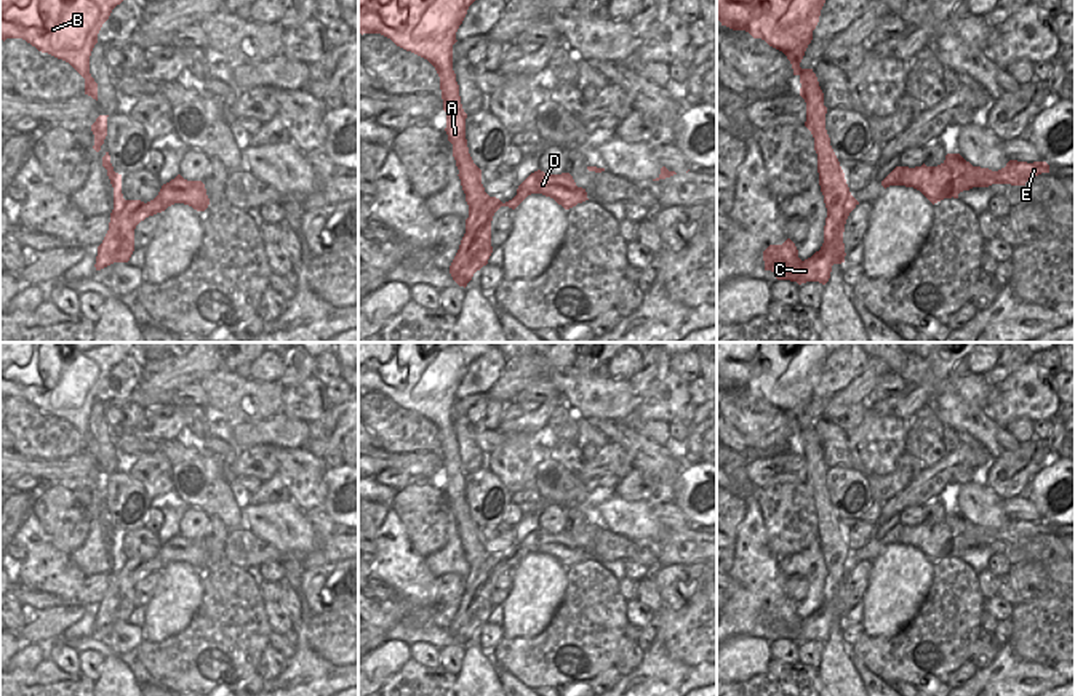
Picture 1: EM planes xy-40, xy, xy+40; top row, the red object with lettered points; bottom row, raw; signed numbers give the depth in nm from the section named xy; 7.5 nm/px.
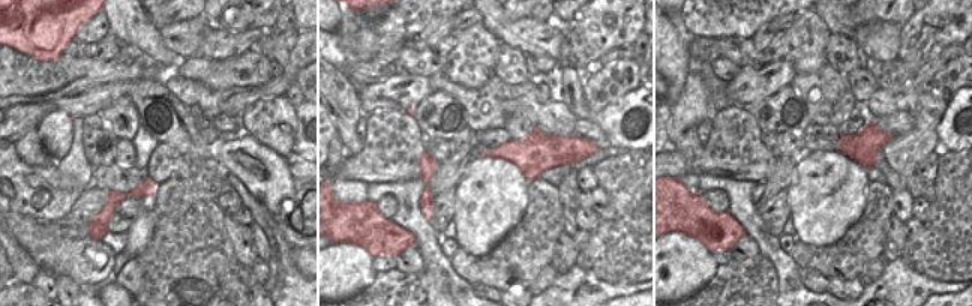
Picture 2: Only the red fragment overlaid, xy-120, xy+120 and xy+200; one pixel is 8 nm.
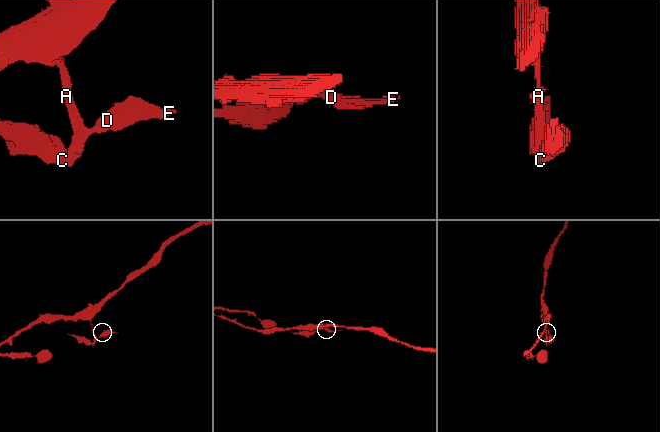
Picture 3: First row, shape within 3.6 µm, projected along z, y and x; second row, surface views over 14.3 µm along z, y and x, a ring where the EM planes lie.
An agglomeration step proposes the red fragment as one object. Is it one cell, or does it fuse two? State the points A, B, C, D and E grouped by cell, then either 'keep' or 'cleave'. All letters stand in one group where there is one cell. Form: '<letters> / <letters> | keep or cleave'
A B / C D E | cleave

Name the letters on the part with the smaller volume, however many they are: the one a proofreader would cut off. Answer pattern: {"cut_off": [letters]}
{"cut_off": ["C", "D", "E"]}

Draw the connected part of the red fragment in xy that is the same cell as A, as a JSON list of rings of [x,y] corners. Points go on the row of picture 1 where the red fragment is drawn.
[[[358,0],[358,34],[381,34],[397,46],[427,59],[440,77],[446,134],[466,195],[490,198],[482,170],[474,163],[467,139],[459,85],[453,70],[453,45],[475,0]]]

